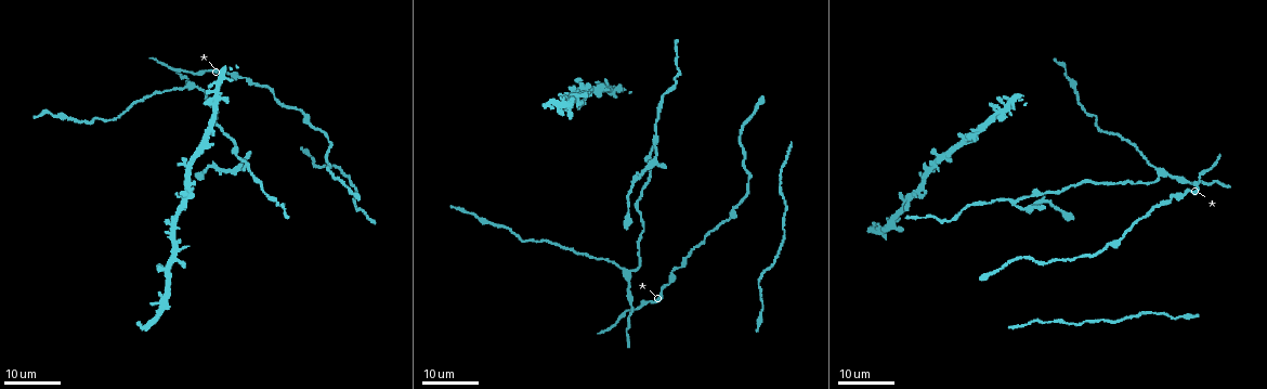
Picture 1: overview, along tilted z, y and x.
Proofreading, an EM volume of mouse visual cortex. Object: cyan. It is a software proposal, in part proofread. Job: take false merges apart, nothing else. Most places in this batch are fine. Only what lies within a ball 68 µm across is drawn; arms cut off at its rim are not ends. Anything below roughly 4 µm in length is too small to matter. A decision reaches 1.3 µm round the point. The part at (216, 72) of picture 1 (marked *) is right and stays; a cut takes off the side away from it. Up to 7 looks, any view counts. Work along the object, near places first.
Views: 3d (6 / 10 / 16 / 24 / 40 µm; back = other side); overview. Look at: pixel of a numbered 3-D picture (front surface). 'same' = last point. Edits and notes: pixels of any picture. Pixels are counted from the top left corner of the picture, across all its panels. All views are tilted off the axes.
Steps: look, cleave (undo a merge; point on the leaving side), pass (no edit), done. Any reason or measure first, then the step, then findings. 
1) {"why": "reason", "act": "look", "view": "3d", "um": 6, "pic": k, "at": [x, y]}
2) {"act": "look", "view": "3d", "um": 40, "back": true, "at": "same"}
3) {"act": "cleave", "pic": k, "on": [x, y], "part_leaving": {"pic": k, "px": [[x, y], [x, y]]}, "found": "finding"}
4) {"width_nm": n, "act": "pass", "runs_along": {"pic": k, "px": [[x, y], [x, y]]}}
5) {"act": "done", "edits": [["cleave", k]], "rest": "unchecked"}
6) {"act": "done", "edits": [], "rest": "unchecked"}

{"why": "branch point", "act": "look", "view": "3d", "um": 16, "pic": 1, "at": [629, 313]}

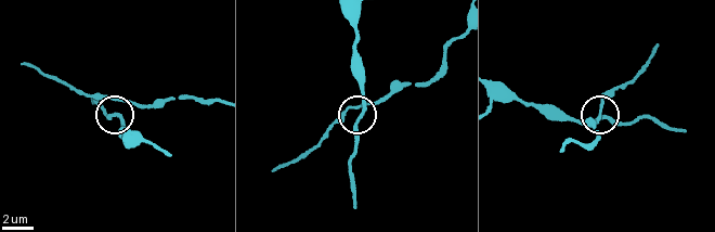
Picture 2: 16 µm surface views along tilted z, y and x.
{"why": "closer look", "act": "look", "view": "3d", "um": 10, "pic": 2, "at": [364, 115]}

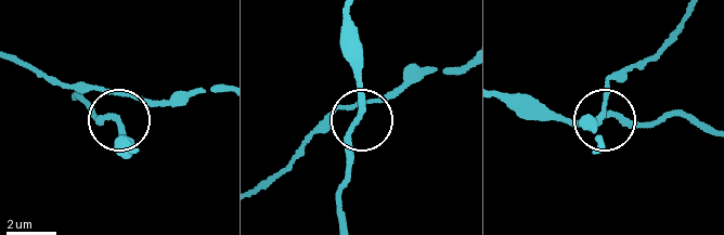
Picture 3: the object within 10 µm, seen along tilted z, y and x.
{"act": "pass", "found": "one cell here"}

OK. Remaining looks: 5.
{"why": "three arms meet", "act": "look", "view": "3d", "um": 24, "pic": 1, "at": [193, 85]}

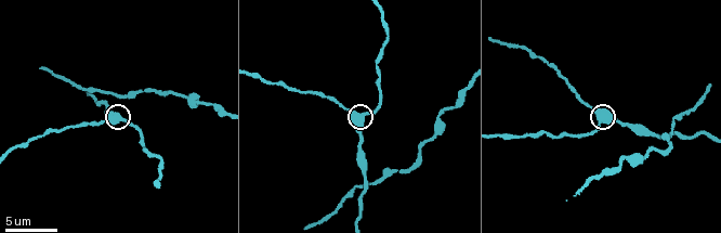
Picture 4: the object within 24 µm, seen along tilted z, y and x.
{"act": "look", "view": "3d", "um": 10, "pic": 4, "at": [117, 117]}

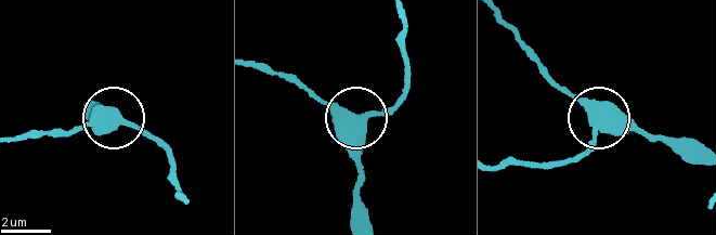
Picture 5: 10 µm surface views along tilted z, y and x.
{"arms": 3, "act": "pass", "runs_along": {"pic": 5, "px": [[700, 165], [545, 80]]}, "found": "continuous, no second cell"}

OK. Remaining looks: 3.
{"act": "look", "view": "3d", "um": 24, "pic": 1, "at": [606, 89]}

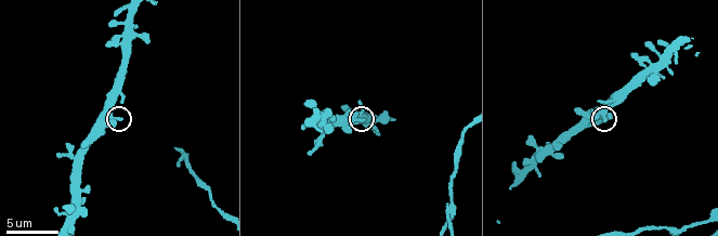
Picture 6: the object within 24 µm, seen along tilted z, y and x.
{"why": "zoom in", "act": "look", "view": "3d", "um": 10, "pic": 6, "at": [359, 120]}

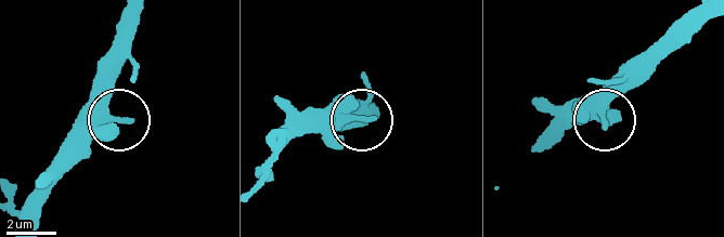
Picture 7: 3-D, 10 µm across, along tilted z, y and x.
{"act": "look", "view": "3d", "um": 10, "back": true, "pic": 7, "at": [603, 123]}

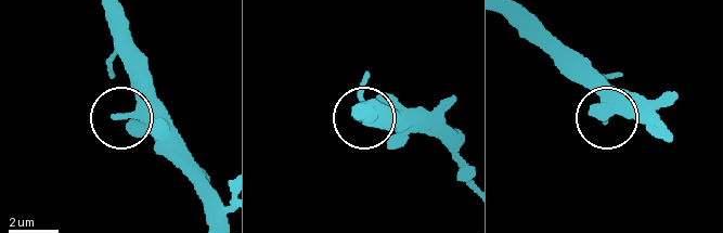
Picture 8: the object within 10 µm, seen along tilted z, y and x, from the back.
{"act": "pass", "found": "one cell here"}

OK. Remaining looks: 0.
{"act": "done", "edits": [], "rest": "unchecked"}

